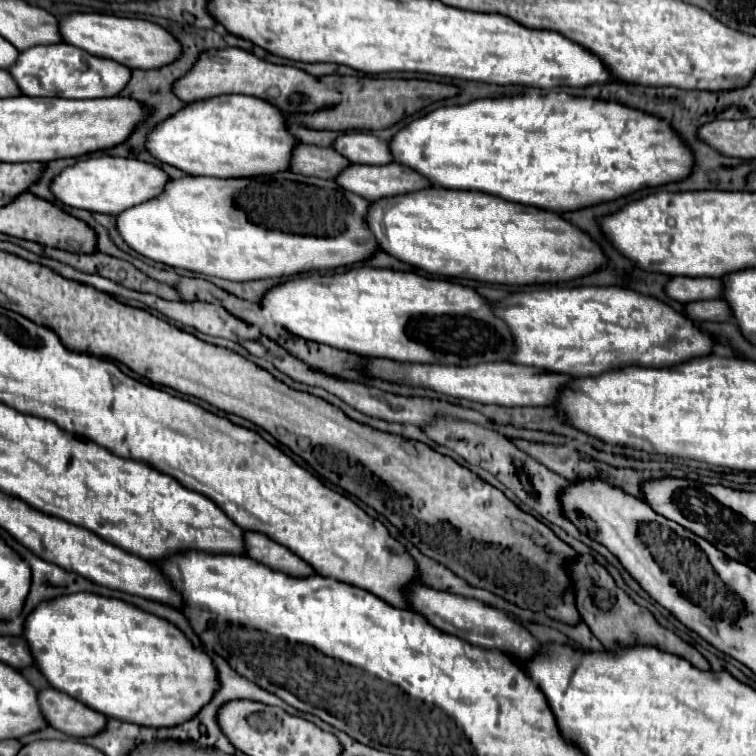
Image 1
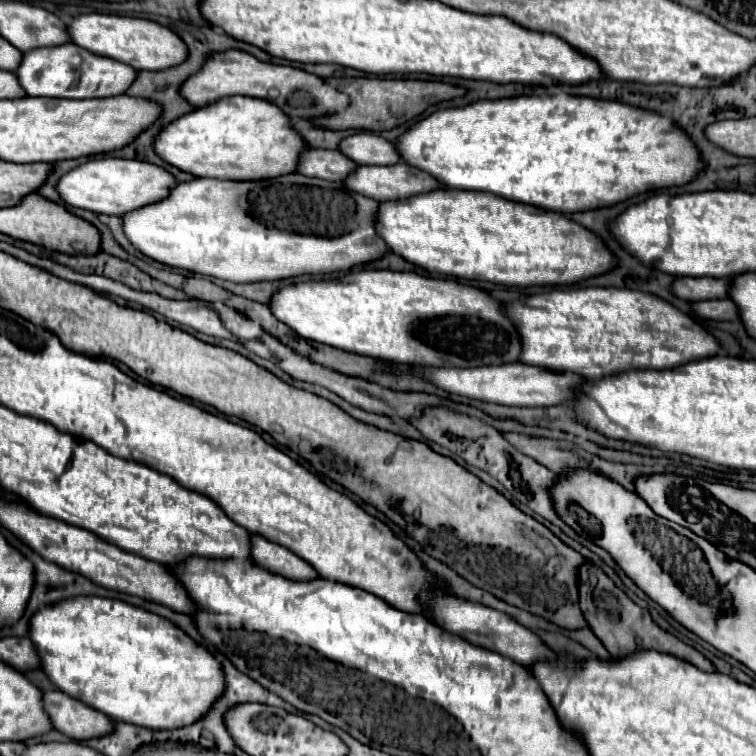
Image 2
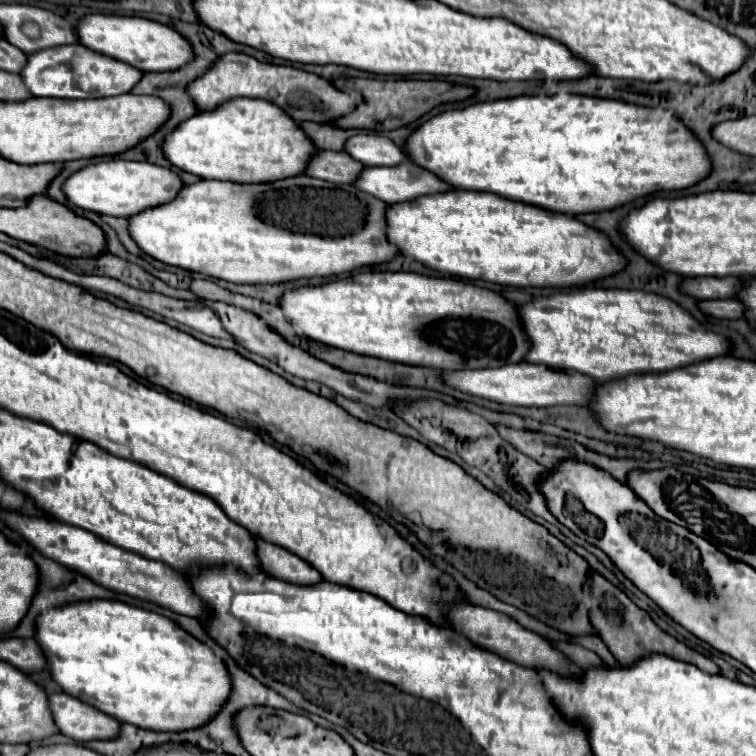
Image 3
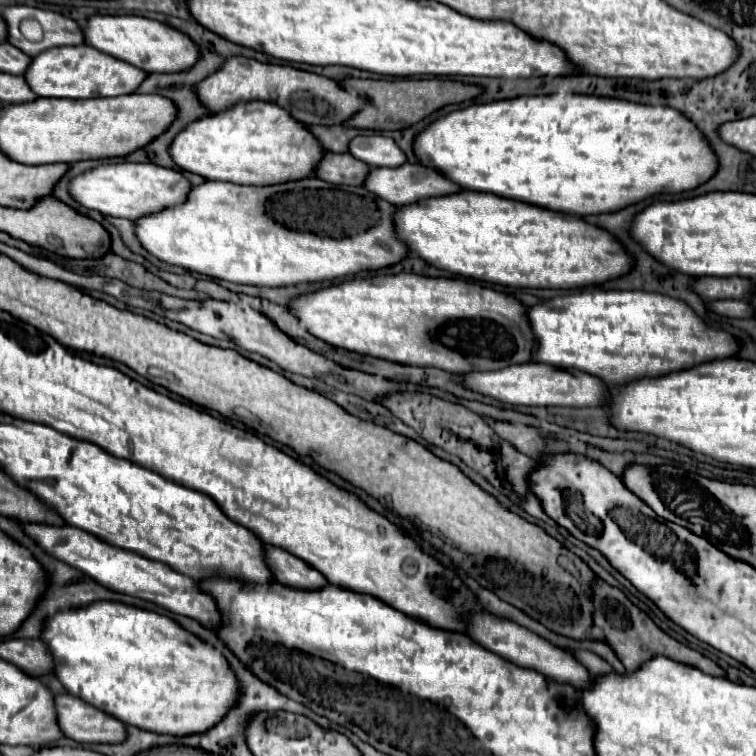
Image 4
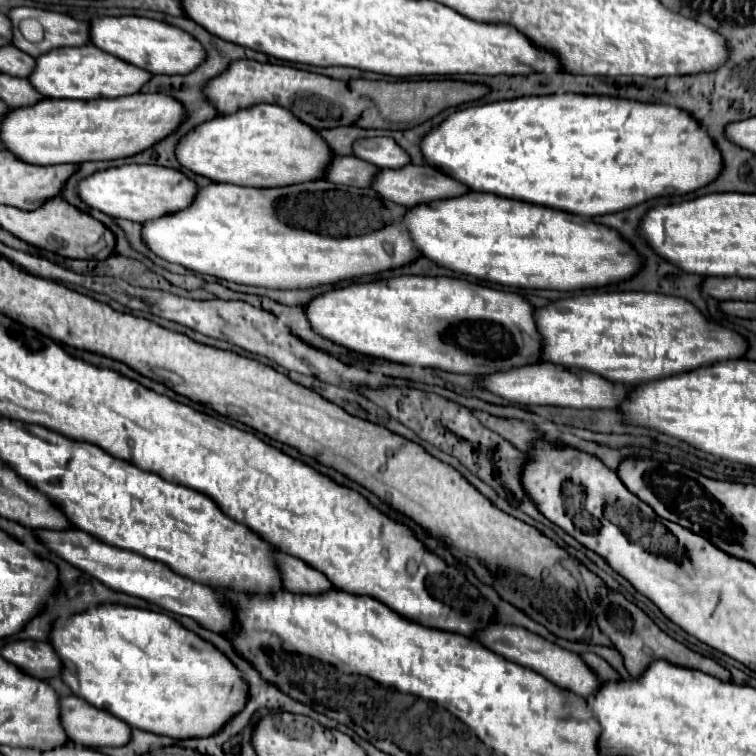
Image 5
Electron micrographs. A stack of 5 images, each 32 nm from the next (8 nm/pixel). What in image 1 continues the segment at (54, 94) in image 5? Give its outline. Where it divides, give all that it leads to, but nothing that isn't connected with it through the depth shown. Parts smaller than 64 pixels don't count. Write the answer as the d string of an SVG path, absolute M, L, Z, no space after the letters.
M72 44L36 46L20 52L18 62L8 70L26 96L56 96L58 98L100 98L116 96L132 78L132 70L120 62L98 58Z

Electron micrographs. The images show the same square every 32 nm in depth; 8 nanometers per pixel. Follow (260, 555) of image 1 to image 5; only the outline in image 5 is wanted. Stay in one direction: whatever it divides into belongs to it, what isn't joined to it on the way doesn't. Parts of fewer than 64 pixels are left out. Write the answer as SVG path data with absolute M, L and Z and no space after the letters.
M276 554L278 558L278 566L282 570L282 580L286 584L286 590L292 594L326 594L332 590L330 580L320 574L318 570L310 568L308 564L304 564L302 560L282 554Z

